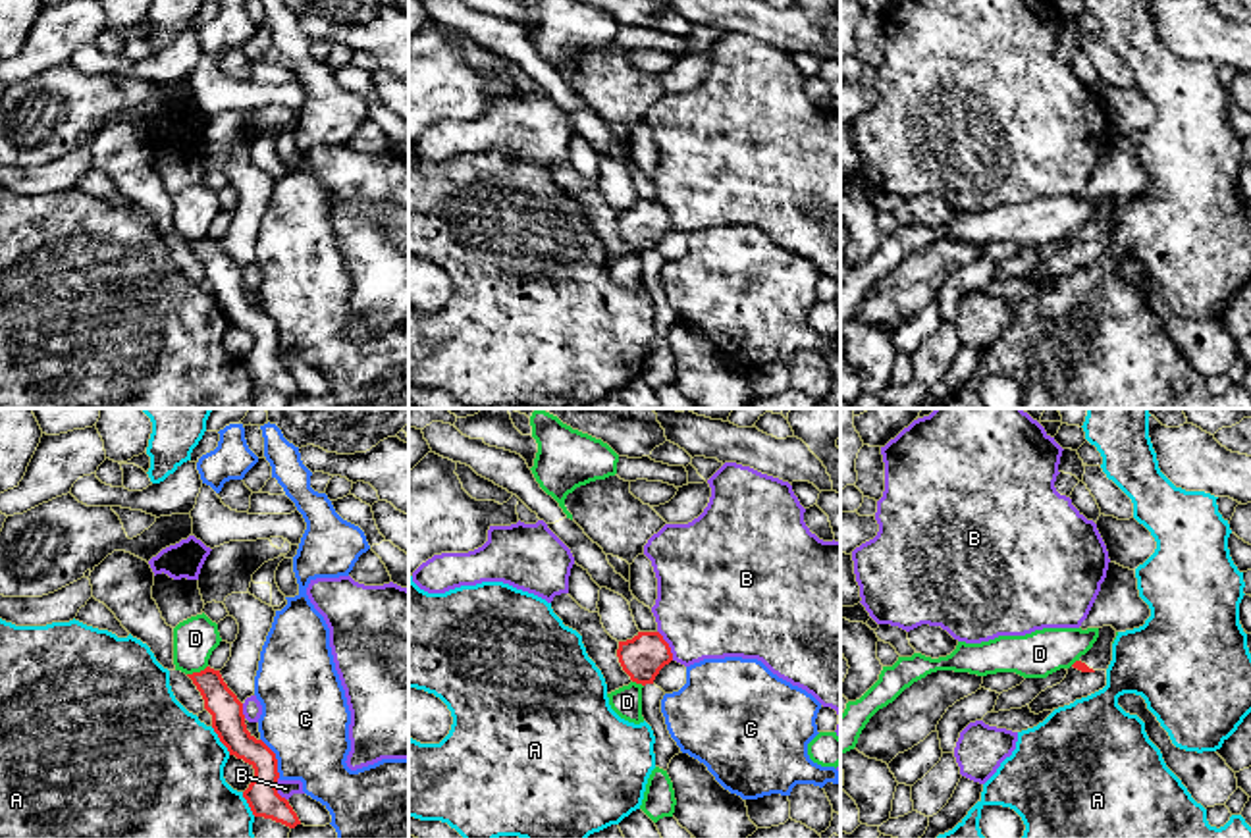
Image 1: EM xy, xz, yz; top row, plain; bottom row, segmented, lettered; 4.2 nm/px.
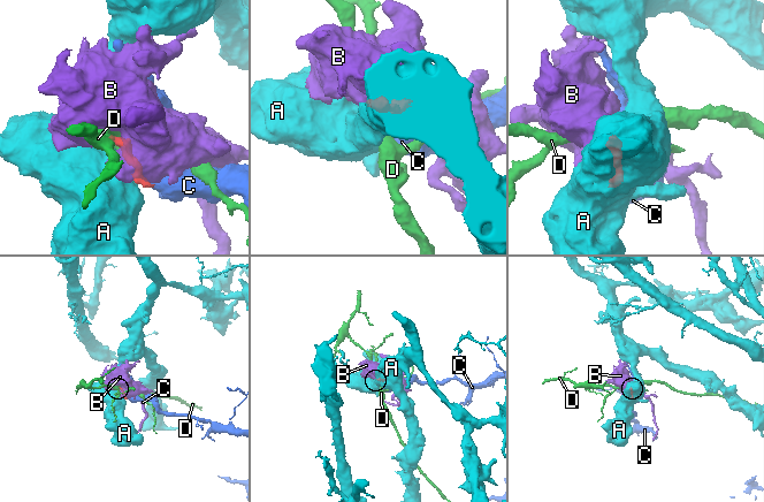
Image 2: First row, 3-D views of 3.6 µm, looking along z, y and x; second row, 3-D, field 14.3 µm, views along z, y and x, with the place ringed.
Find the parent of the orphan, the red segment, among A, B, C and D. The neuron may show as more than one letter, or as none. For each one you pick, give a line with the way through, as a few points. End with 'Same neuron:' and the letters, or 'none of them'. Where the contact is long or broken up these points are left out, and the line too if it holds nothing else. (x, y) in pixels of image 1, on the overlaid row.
Same neuron: none of them

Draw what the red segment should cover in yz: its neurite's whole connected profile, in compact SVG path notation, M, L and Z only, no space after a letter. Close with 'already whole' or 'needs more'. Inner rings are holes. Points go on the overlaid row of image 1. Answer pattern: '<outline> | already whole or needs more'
M1112 626L1099 628L1099 638L1093 647L1081 655L1072 667L1081 672L1106 670L1112 661L1112 642L1116 630Z | needs more

